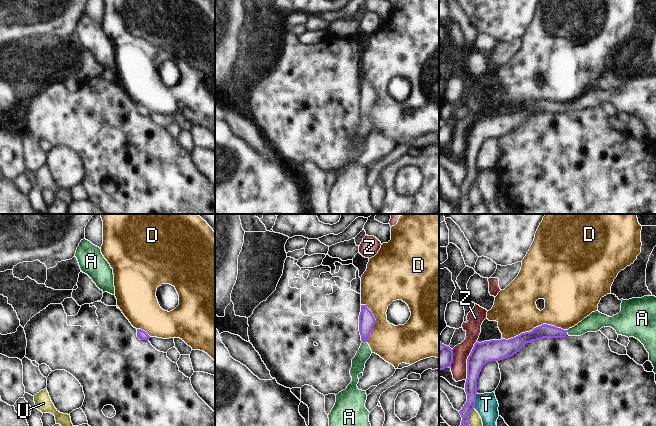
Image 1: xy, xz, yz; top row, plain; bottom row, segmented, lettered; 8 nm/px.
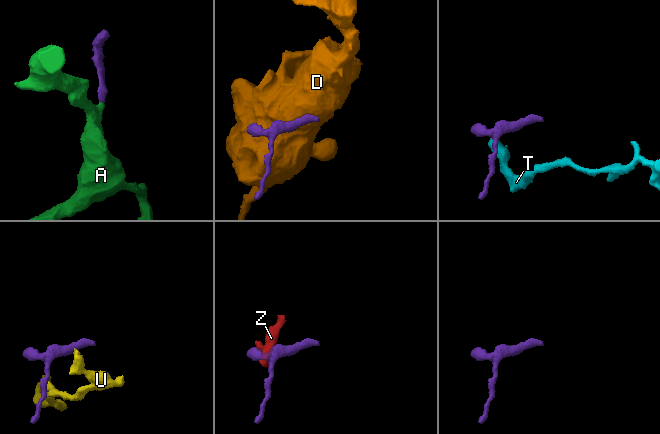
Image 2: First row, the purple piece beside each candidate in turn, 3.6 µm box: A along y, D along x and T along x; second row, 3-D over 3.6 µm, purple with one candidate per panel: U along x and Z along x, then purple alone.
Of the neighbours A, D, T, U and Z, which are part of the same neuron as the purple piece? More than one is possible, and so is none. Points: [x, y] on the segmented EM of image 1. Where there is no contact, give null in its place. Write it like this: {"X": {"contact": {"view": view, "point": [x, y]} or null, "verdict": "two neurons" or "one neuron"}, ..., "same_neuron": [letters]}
{"A": {"contact": {"view": "xz", "point": [364, 341]}, "verdict": "one neuron"}, "D": {"contact": {"view": "yz", "point": [534, 328]}, "verdict": "two neurons"}, "T": {"contact": {"view": "yz", "point": [475, 401]}, "verdict": "two neurons"}, "U": {"contact": {"view": "yz", "point": [468, 417]}, "verdict": "two neurons"}, "Z": {"contact": {"view": "yz", "point": [467, 360]}, "verdict": "two neurons"}, "same_neuron": ["A"]}

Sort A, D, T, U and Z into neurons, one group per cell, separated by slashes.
A / D / T Z / U

